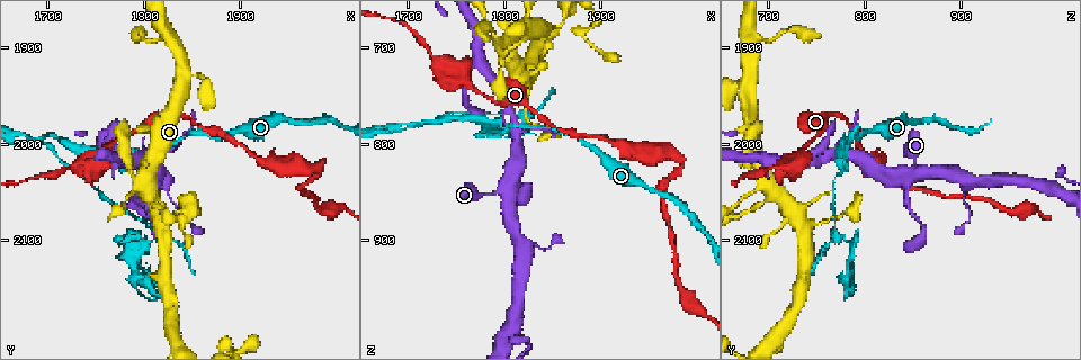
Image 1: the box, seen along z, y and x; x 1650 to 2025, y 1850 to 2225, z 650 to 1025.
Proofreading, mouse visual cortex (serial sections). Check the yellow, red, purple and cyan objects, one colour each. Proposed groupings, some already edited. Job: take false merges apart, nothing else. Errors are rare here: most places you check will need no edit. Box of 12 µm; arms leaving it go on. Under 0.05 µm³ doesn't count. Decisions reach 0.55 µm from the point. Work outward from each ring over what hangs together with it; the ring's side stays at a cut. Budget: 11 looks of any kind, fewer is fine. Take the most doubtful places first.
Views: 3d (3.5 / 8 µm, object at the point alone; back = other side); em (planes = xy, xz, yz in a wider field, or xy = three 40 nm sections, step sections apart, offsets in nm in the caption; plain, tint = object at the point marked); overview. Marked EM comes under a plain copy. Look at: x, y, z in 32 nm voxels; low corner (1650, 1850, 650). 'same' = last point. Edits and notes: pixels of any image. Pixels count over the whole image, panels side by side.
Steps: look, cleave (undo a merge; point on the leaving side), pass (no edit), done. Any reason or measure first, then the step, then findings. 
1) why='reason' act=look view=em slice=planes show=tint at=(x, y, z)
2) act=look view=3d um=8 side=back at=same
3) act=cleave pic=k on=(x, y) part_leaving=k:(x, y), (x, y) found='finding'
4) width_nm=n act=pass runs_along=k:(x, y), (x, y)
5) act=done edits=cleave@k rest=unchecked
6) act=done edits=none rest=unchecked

why='arms run side by side' act=look view=3d um=3.5 at=(1686, 1996, 784)

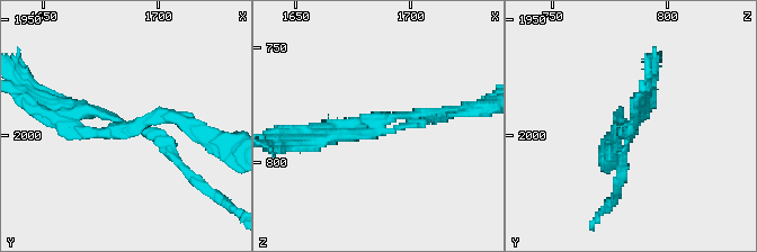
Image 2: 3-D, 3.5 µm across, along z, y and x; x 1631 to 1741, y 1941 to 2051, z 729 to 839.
why='now the EM' act=look view=em slice=xy step=5 show=tint at=(1687, 1995, 781)

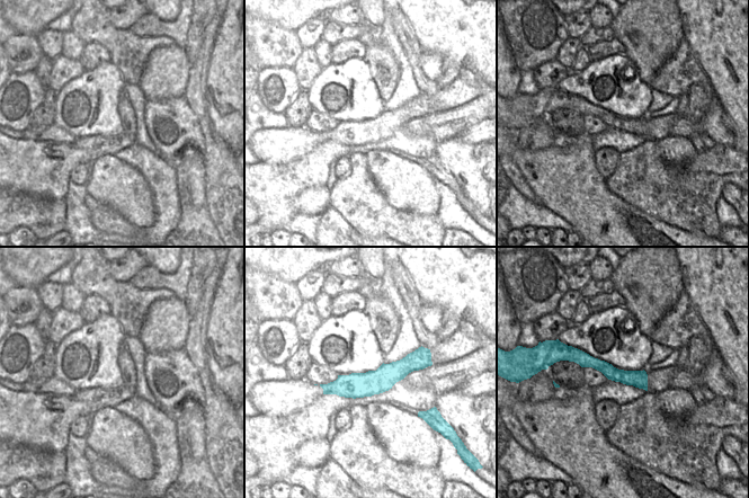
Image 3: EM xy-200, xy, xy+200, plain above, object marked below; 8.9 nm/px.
width_nm=220 act=cleave pic=2 on=(168, 140) part_leaving=2:(144, 129), (217, 199) found='a second cell is stuck on'

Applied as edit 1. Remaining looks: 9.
why='sudden change in width' act=look view=3d um=3.5 at=(1728, 2028, 710)

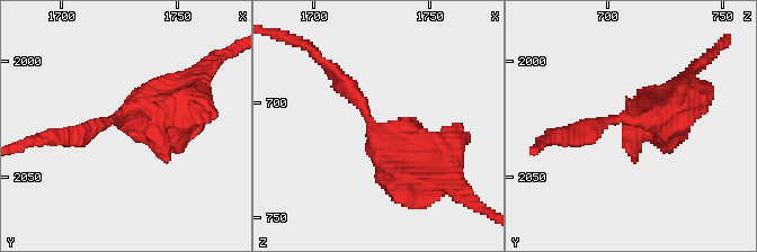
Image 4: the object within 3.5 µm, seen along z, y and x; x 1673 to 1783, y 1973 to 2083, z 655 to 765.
arm_widths_nm=200,500 act=look view=em slice=xy step=5 show=tint at=(1725, 2025, 712)

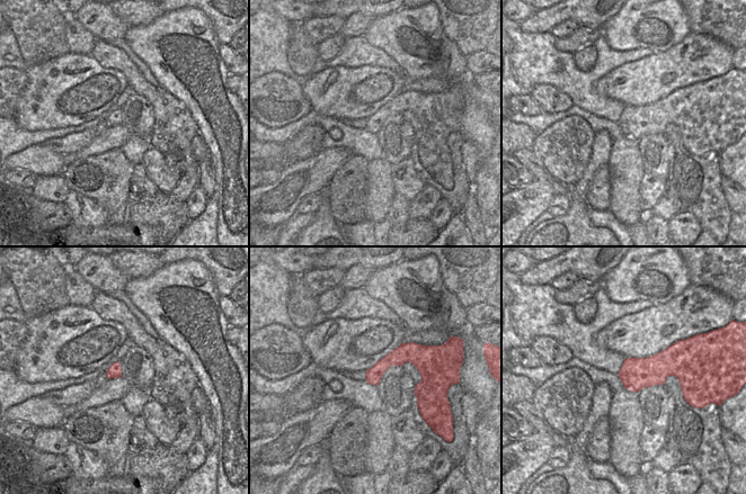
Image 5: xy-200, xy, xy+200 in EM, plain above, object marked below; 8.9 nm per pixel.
act=pass runs_along=4:(421, 179), (376, 147), (366, 109), (335, 72) found='all the same cell'

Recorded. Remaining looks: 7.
why='four or more arms meet' act=look view=3d um=3.5 at=(1794, 2044, 698)

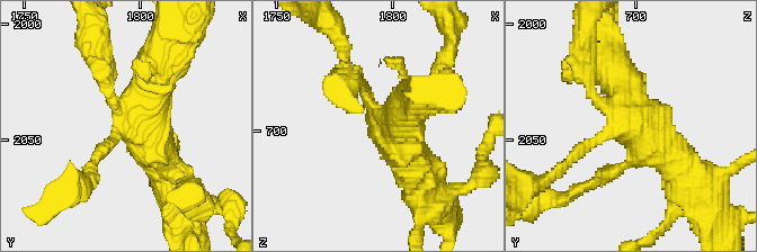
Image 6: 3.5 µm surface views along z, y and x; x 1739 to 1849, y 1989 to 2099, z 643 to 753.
why='need the tissue' act=look view=em slice=xy step=5 show=tint at=(1795, 2044, 696)

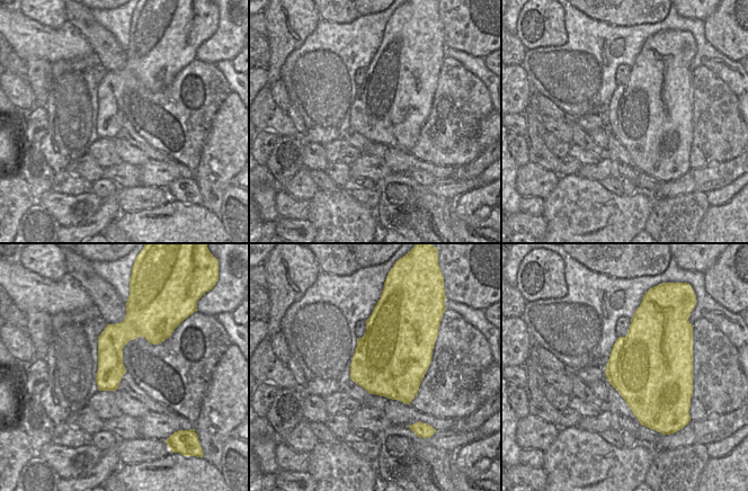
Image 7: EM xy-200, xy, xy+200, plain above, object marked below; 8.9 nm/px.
act=look view=em slice=planes show=tint at=same

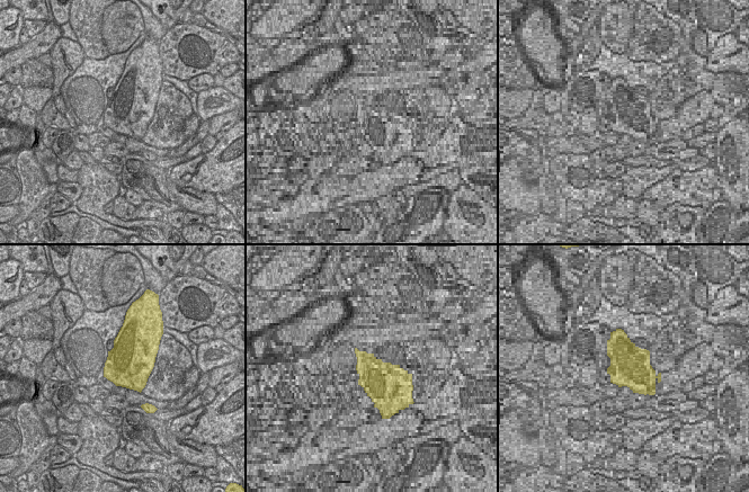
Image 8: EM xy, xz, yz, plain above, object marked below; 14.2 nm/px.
act=pass runs_along=6:(605, 46), (639, 123), (679, 171) found='all the same cell'

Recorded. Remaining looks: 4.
act=look view=overview

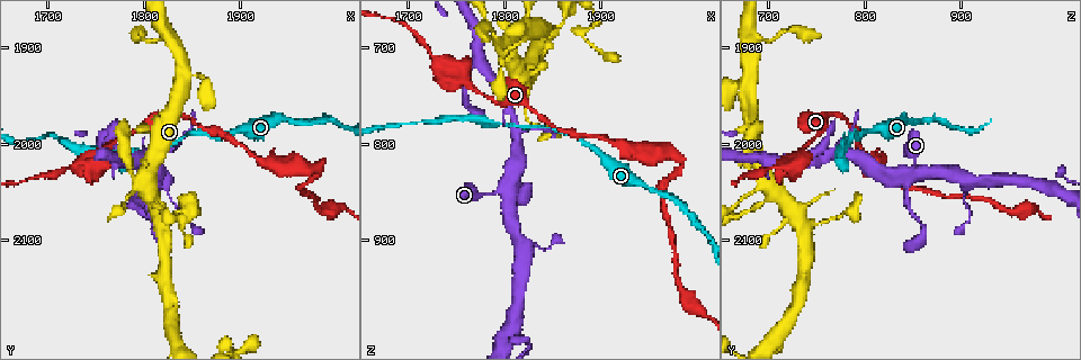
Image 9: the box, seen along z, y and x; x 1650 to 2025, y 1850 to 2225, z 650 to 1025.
why='four-way junction' act=look view=3d um=3.5 at=(1800, 2030, 848)

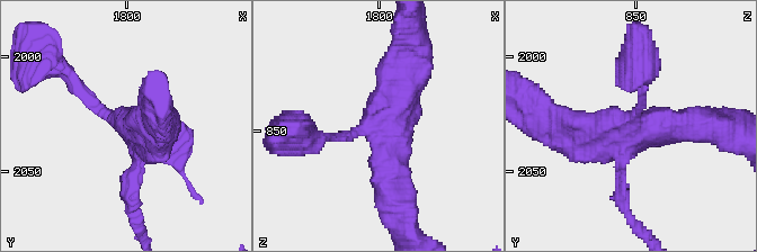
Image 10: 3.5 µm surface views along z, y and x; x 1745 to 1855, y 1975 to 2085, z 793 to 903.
arms=4 arm_widths_nm=150,150,400,500 act=look view=em slice=planes show=tint at=(1799, 2029, 849)

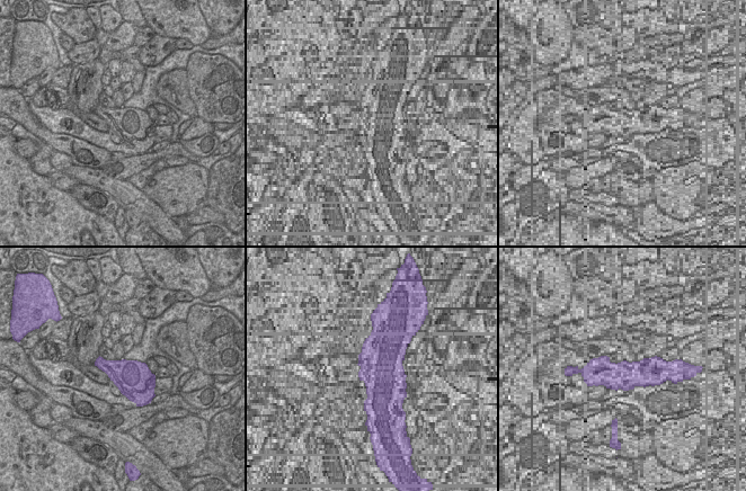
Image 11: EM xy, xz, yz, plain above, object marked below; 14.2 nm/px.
act=pass found='all the same cell'

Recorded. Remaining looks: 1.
act=done edits=cleave@2 rest=unchecked

